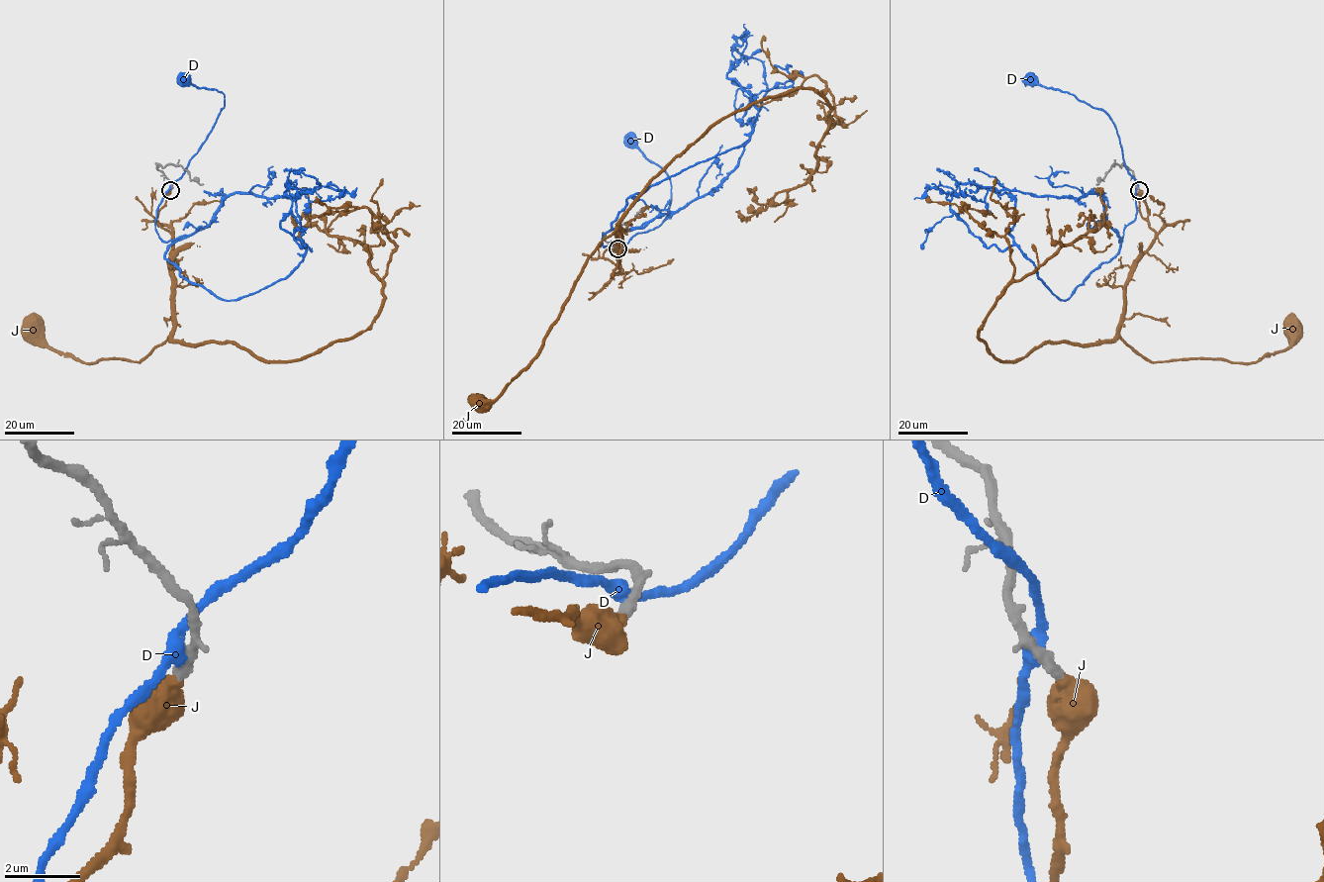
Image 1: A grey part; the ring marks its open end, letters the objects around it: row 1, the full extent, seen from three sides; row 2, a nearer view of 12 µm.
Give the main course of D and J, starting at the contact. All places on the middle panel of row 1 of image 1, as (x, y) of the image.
D: (616, 246), (622, 246), (635, 234), (657, 227), (668, 213), (671, 201), (668, 175), (631, 143)
J: (617, 248), (604, 253), (615, 265), (619, 232), (615, 230), (588, 260), (539, 353), (492, 400), (478, 402)

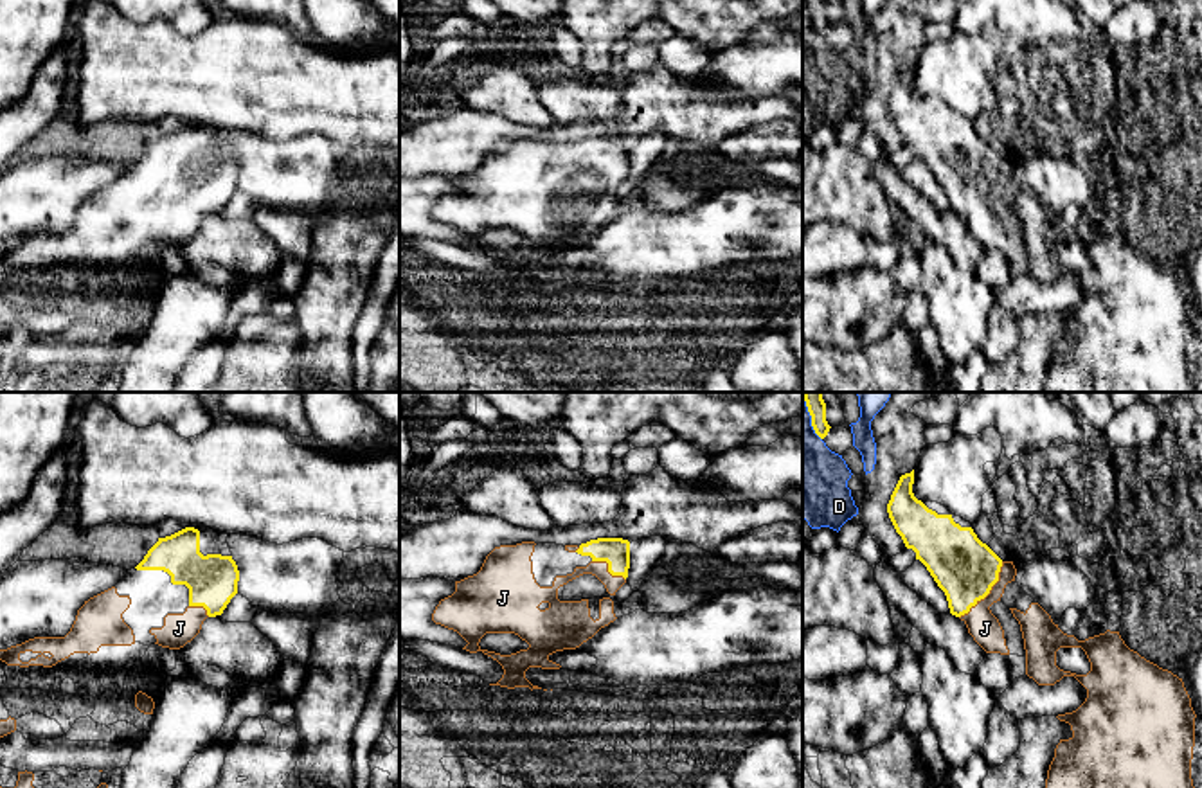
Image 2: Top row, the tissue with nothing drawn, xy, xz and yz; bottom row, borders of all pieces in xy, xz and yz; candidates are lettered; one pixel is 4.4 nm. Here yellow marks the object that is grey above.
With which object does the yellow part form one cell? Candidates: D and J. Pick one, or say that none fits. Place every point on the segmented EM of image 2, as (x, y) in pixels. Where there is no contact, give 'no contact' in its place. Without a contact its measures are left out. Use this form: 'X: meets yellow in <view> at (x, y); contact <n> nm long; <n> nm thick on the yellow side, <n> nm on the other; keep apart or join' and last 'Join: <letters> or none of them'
D: meets yellow in yz at (810, 414); contact 240 nm long; 80 nm thick on the yellow side, 300 nm on the other; keep apart
J: meets yellow in yz at (988, 592); contact 320 nm long; 280 nm thick on the yellow side, 140 nm on the other; join
Join: J

